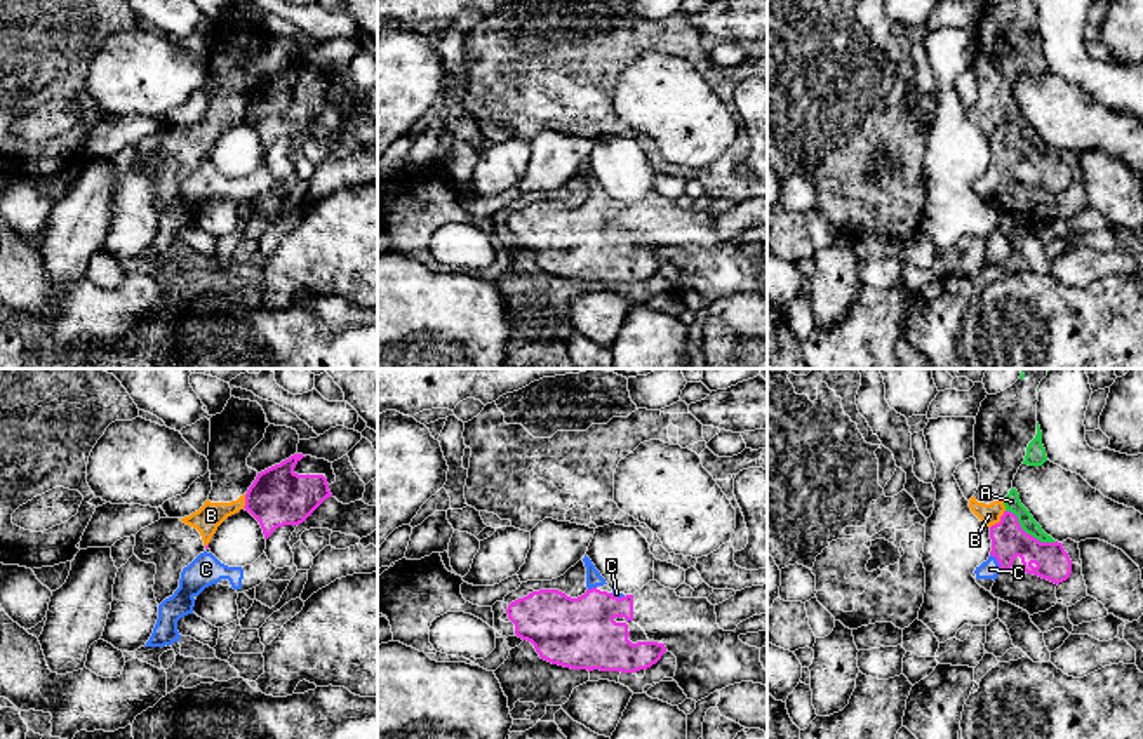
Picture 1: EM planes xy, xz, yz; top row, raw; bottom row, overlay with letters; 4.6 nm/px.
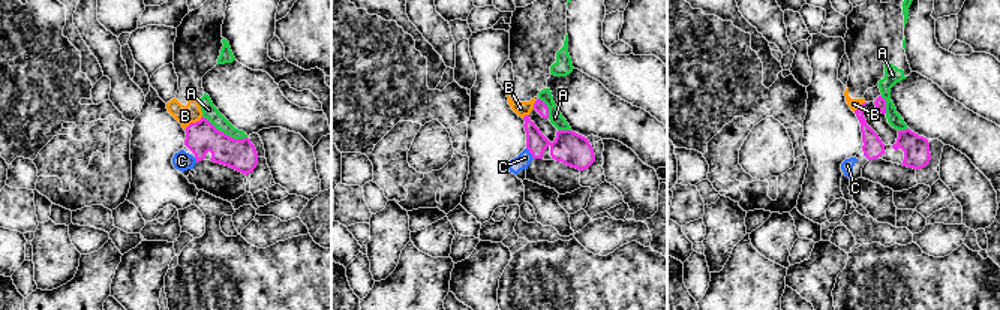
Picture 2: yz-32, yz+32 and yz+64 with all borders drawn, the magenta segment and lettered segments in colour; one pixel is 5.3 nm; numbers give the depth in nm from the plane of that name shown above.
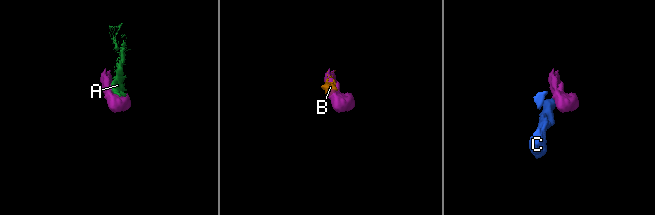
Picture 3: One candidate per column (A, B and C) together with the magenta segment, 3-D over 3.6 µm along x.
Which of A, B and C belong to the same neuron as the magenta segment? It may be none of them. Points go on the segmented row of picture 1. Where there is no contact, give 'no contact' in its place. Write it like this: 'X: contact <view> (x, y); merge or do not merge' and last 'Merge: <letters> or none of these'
A: contact yz (1029, 534); do not merge
B: contact yz (1001, 520); do not merge
C: contact yz (997, 560); merge
Merge: C

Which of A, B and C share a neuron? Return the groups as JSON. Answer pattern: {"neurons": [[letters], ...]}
{"neurons": [["A", "B"], ["C"]]}

